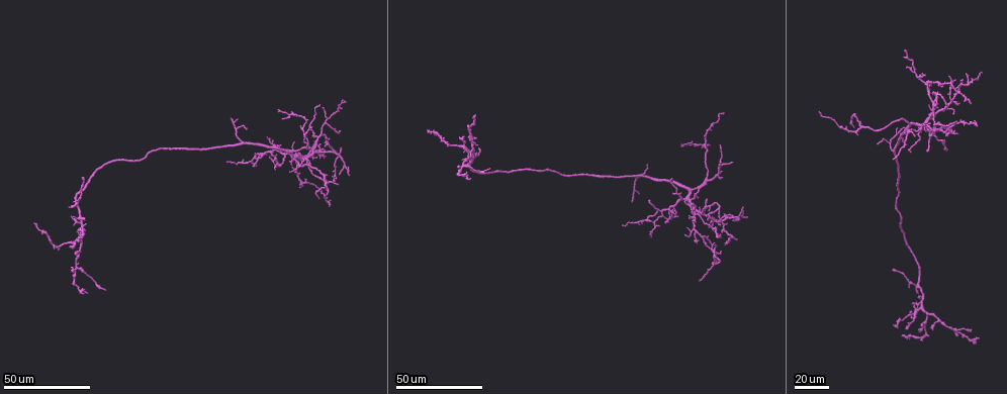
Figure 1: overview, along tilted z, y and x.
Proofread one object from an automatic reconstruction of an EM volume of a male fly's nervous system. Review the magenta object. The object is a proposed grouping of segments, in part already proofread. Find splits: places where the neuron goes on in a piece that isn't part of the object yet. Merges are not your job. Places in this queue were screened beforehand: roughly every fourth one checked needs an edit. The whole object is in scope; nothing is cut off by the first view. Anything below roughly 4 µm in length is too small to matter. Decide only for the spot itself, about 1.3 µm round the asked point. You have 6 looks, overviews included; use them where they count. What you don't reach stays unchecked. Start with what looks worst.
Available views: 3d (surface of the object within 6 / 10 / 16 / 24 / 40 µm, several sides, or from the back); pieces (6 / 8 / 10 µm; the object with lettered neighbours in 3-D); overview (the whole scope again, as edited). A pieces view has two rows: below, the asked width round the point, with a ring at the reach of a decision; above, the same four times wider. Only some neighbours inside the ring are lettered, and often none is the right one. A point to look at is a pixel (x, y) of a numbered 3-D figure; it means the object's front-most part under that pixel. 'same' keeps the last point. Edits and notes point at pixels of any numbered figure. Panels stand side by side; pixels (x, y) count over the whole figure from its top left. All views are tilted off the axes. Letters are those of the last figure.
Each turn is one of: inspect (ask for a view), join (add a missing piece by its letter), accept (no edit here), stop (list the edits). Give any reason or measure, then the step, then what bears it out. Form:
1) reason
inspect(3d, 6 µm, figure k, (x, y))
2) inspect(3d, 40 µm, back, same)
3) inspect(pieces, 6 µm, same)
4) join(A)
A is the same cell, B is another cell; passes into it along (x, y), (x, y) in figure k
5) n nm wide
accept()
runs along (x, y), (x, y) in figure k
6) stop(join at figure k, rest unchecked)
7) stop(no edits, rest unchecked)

free end
inspect(3d, 24 µm, figure 1, (632, 199))

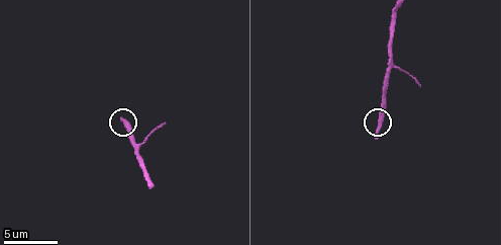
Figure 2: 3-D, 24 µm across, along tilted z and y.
inspect(pieces, 10 µm, figure 2, (374, 135))

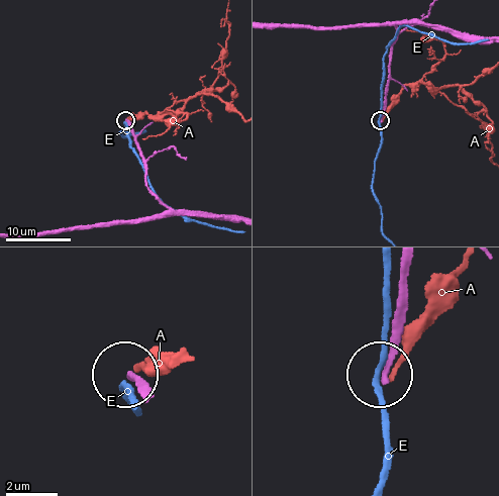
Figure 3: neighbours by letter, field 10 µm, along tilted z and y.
200 nm wide
accept()
A and E are other cells; runs along (145, 176), (145, 161), (132, 125), (125, 120) in figure 3; no lettered piece goes on from it

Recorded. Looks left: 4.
inspect(3d, 24 µm, figure 1, (953, 114))

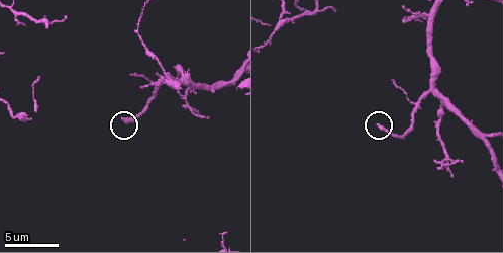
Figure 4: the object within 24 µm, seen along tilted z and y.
inspect(pieces, 8 µm, figure 4, (121, 119))

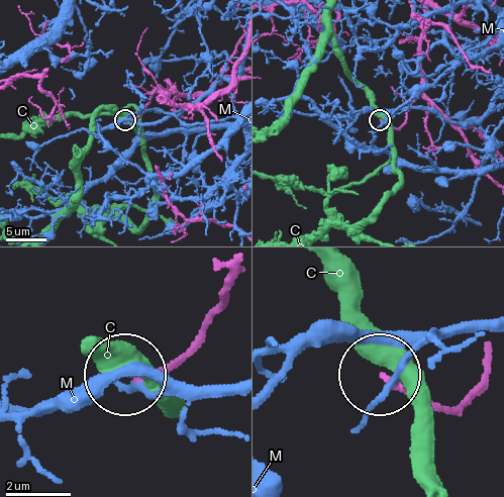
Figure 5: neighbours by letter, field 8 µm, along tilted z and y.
accept()
C and M are other cells; runs along (489, 368), (450, 406), (385, 381) in figure 5; no lettered piece goes on from it

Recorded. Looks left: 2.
branch stops here
inspect(3d, 40 µm, figure 1, (733, 218))

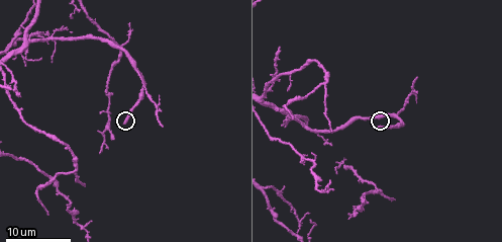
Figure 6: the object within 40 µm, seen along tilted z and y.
inspect(pieces, 8 µm, figure 6, (377, 126))

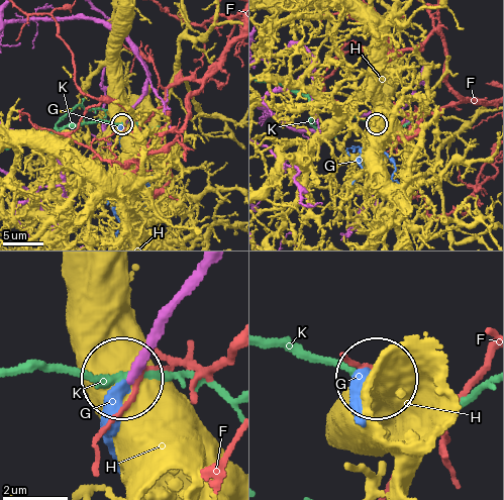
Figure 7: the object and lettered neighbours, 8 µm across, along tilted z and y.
join(G)
G is the same cell, F, H and K are other cells; it goes on there

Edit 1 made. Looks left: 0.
stop(join at figure 7, rest unchecked)

